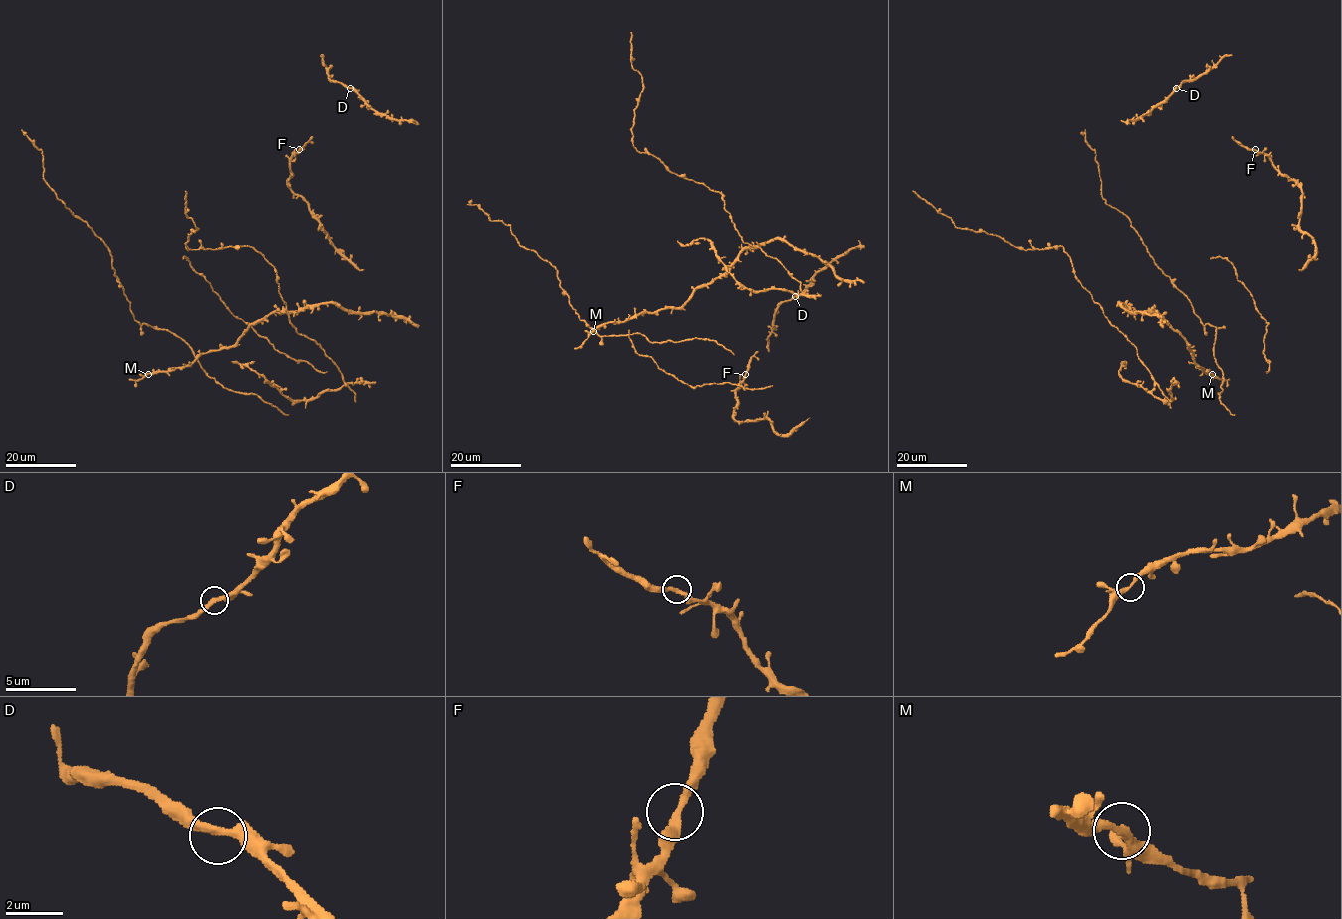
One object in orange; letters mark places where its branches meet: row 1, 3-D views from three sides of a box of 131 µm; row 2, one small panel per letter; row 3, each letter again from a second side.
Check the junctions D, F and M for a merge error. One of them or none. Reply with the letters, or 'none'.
none

